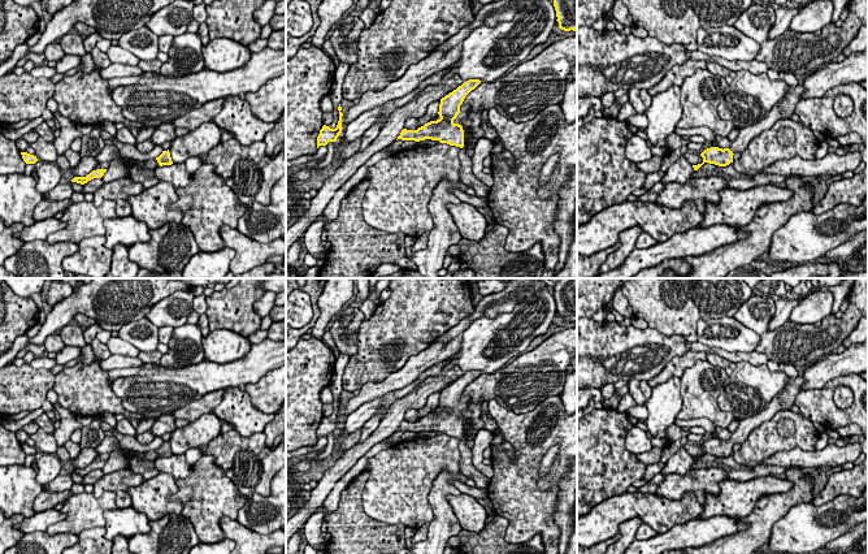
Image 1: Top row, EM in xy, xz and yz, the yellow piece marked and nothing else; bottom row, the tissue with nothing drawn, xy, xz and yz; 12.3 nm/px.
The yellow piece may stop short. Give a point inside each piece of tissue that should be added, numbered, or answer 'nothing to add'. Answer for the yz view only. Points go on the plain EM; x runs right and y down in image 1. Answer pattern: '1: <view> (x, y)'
1: yz (785, 399)

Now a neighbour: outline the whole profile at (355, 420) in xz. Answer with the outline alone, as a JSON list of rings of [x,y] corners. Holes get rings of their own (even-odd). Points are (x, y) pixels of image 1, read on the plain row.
[[[382,397],[374,398],[373,401],[363,403],[356,411],[350,414],[344,419],[344,423],[342,424],[342,427],[343,427],[342,432],[334,433],[335,449],[339,446],[339,443],[344,438],[343,437],[344,434],[348,436],[353,432],[356,432],[357,429],[361,429],[364,427],[364,424],[378,412],[378,410],[381,408],[381,406],[383,403],[385,402],[383,402]]]

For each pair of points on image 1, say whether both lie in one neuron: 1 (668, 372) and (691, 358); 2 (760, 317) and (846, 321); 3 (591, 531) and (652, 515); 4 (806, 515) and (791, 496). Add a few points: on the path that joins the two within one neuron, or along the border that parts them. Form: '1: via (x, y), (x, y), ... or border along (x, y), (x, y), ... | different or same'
1: via (673, 368), (686, 360) | same
2: border along (767, 329), (760, 334) | different
3: via (607, 516), (612, 511), (637, 511) | same
4: border along (811, 501), (794, 505), (773, 523) | different

